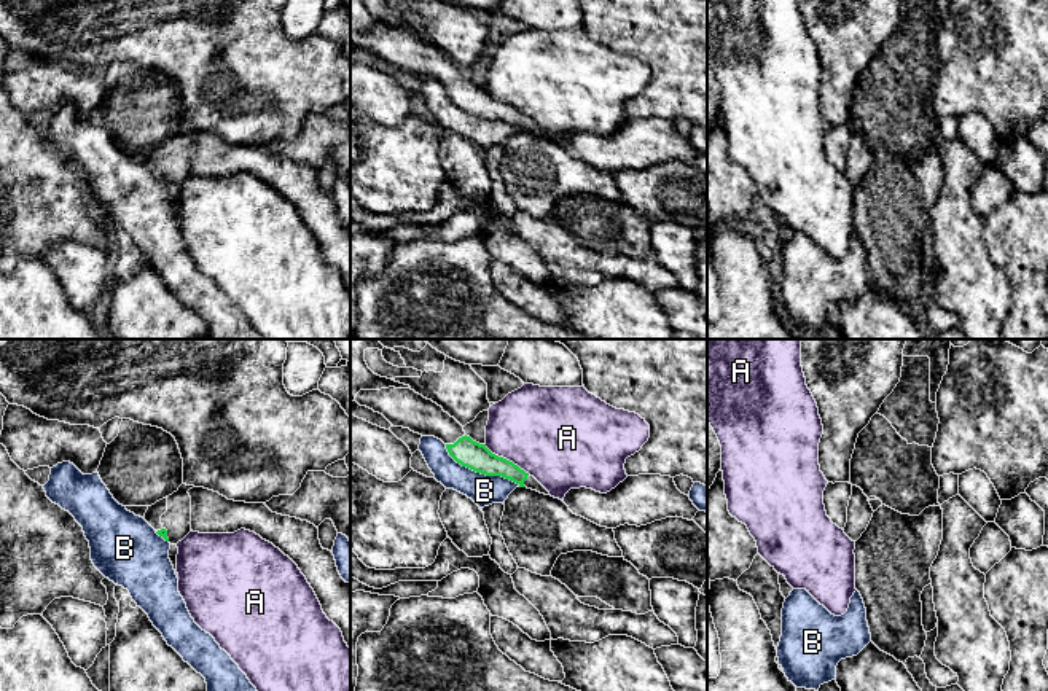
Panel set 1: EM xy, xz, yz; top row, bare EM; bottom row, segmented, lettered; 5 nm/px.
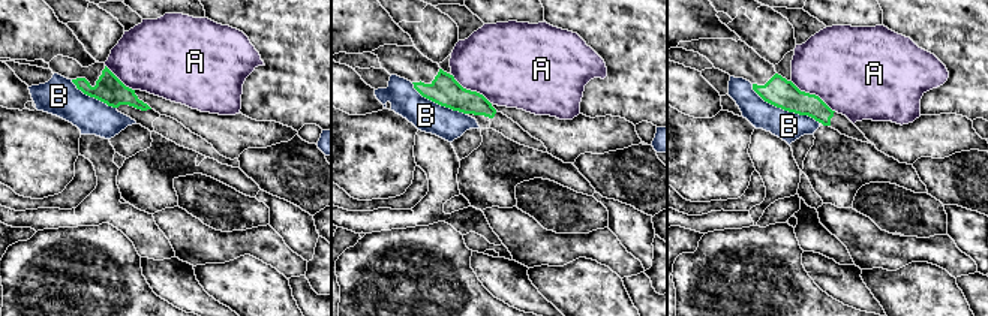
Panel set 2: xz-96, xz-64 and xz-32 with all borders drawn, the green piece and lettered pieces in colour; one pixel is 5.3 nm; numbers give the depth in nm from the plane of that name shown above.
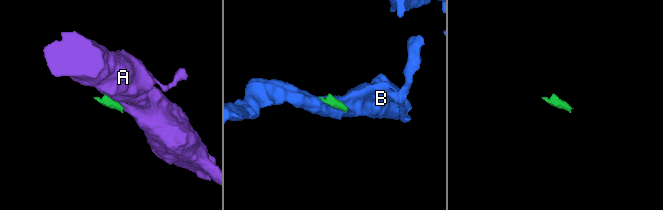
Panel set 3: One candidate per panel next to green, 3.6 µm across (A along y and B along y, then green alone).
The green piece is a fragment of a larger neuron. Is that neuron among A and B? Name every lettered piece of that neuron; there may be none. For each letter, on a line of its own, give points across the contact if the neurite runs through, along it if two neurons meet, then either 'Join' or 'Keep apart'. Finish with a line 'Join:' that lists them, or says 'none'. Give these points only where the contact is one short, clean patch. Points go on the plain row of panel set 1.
A: Boundary: xz (484, 88), (492, 96), (512, 104), (529, 117). Keep apart
B: Keep apart
Join: none

